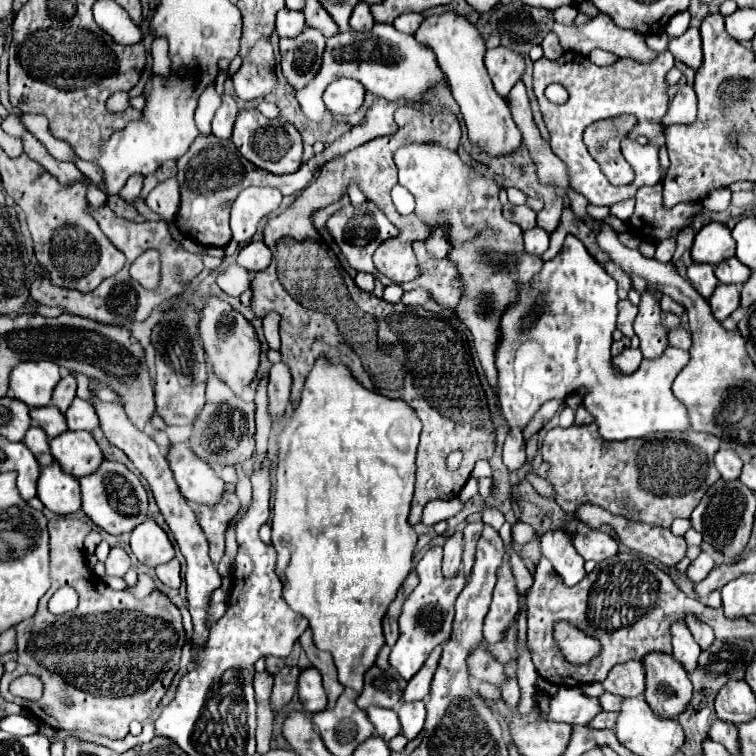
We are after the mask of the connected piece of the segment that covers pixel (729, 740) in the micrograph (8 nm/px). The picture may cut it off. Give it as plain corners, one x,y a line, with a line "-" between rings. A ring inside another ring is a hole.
715,720
713,726
709,728
709,738
723,744
731,754
739,752
739,742
737,742
737,726
727,724
721,720

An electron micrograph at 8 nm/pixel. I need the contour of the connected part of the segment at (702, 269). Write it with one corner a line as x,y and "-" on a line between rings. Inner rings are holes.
691,264
687,268
687,278
703,298
709,298
717,286
717,278
713,274
711,264

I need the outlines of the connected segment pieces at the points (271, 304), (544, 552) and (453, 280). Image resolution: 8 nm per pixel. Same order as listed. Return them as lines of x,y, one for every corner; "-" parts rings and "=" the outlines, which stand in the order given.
271,262
271,266
263,272
259,272
255,276
253,284
253,300
251,300
251,310
263,318
269,312
277,312
281,316
281,354
283,354
283,362
291,368
293,374
293,388
291,388
291,404
295,406
299,402
299,392
303,388
303,382
309,374
309,370
313,368
313,362
319,354
327,354
329,358
341,358
343,362
347,362
347,366
351,366
353,374
365,382
367,374
361,366
359,356
353,352
353,348
345,342
343,334
337,328
337,322
331,318
331,314
323,314
323,312
301,312
301,304
295,304
295,300
291,298
291,294
281,286
279,278
277,278
277,270
275,270
275,262
=
553,530
541,536
541,556
553,564
553,570
565,586
575,586
587,576
583,568
585,560
575,552
563,530
=
425,240
413,242
413,250
417,254
419,266
423,266
425,274
417,278
417,282
409,282
407,290
423,288
431,300
441,304
447,310
453,310
455,304
463,298
463,280
459,280
459,270
447,258
433,258
427,252

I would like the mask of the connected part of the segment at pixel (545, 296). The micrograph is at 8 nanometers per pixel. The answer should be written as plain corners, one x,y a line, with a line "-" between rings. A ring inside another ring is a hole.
567,236
565,238
565,244
561,248
561,252
551,260
551,262
545,262
541,272
533,276
533,280
527,282
517,282
519,284
519,300
515,304
509,304
501,316
501,322
499,322
499,344
497,344
497,350
495,350
495,368
497,368
497,396
499,396
499,404
501,404
501,412
505,416
505,420
509,422
509,432
507,432
507,440
505,440
505,446
503,446
503,464
507,466
509,472
517,472
523,468
525,464
525,442
523,442
523,428
527,426
527,422
533,418
533,414
547,402
547,400
565,400
567,396
571,396
573,392
577,392
581,386
587,386
587,396
583,400
585,408
595,416
595,422
599,426
599,432
605,440
627,440
627,438
643,438
647,434
653,434
653,432
683,432
683,430
691,430
691,422
689,422
689,416
687,416
687,408
683,408
683,404
673,396
671,392
671,384
675,380
675,376
681,372
681,368
689,362
689,352
685,350
677,350
677,348
667,348
663,352
663,356
659,360
647,360
643,359
639,370
629,374
629,376
621,376
613,370
611,366
611,354
609,354
609,346
611,346
611,334
615,330
615,322
617,322
617,302
619,302
619,296
617,296
617,284
615,280
605,272
605,268
595,262
595,258
587,252
587,248
583,246
581,240
573,238
573,236

